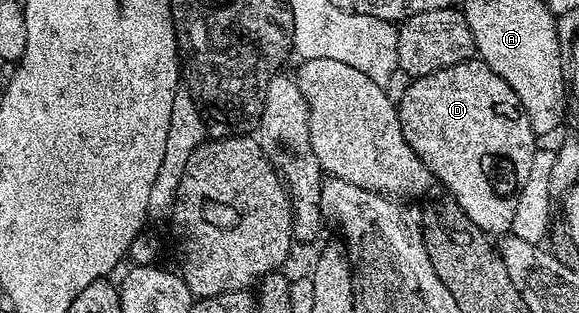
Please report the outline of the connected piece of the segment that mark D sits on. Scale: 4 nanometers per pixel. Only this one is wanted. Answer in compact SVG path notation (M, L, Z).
M471 57L459 64L451 64L451 68L443 68L434 74L428 74L422 78L414 78L408 85L409 87L406 88L405 95L402 96L401 102L399 98L399 105L397 106L397 115L401 121L403 136L407 140L407 144L411 144L411 148L417 153L419 160L423 160L423 164L427 164L427 168L433 173L434 179L440 185L442 182L453 193L450 194L452 201L456 202L458 211L462 215L465 213L469 217L466 219L472 225L478 226L480 230L484 230L486 235L489 236L494 236L493 234L501 234L500 236L508 235L513 229L515 204L519 204L519 192L527 180L527 172L531 172L533 154L539 149L538 139L531 128L531 120L527 116L519 96L511 88L511 84L507 84L507 80L500 78L486 62L480 61L476 57Z

